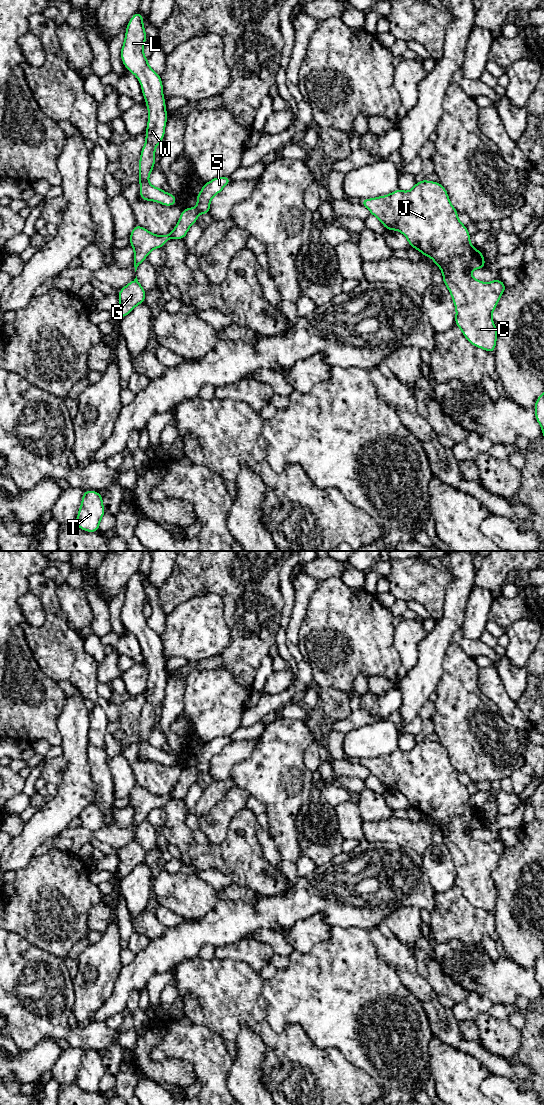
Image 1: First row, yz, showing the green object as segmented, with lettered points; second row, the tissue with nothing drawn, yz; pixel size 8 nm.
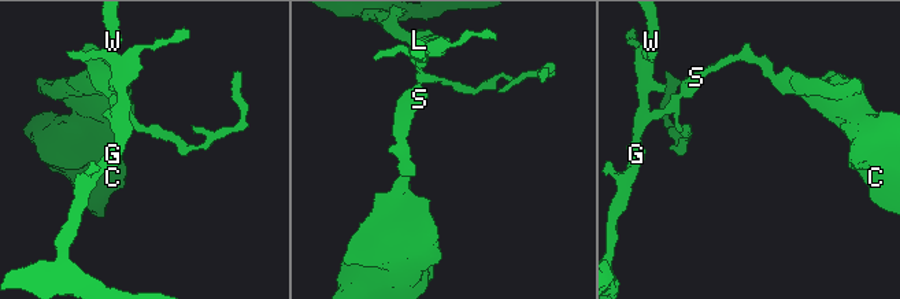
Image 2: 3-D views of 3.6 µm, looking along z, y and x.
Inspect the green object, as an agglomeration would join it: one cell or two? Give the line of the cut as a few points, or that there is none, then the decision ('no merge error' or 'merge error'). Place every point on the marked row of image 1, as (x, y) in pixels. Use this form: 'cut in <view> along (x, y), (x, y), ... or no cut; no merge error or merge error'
cut in yz along (196, 207), (198, 213); merge error

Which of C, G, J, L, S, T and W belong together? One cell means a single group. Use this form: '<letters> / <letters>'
C J S / G L T W

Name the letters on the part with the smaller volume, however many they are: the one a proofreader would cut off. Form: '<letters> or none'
C, J, S

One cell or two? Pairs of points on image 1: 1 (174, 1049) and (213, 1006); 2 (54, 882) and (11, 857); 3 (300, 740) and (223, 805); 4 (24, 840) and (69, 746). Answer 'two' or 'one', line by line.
1: two
2: two
3: two
4: one

